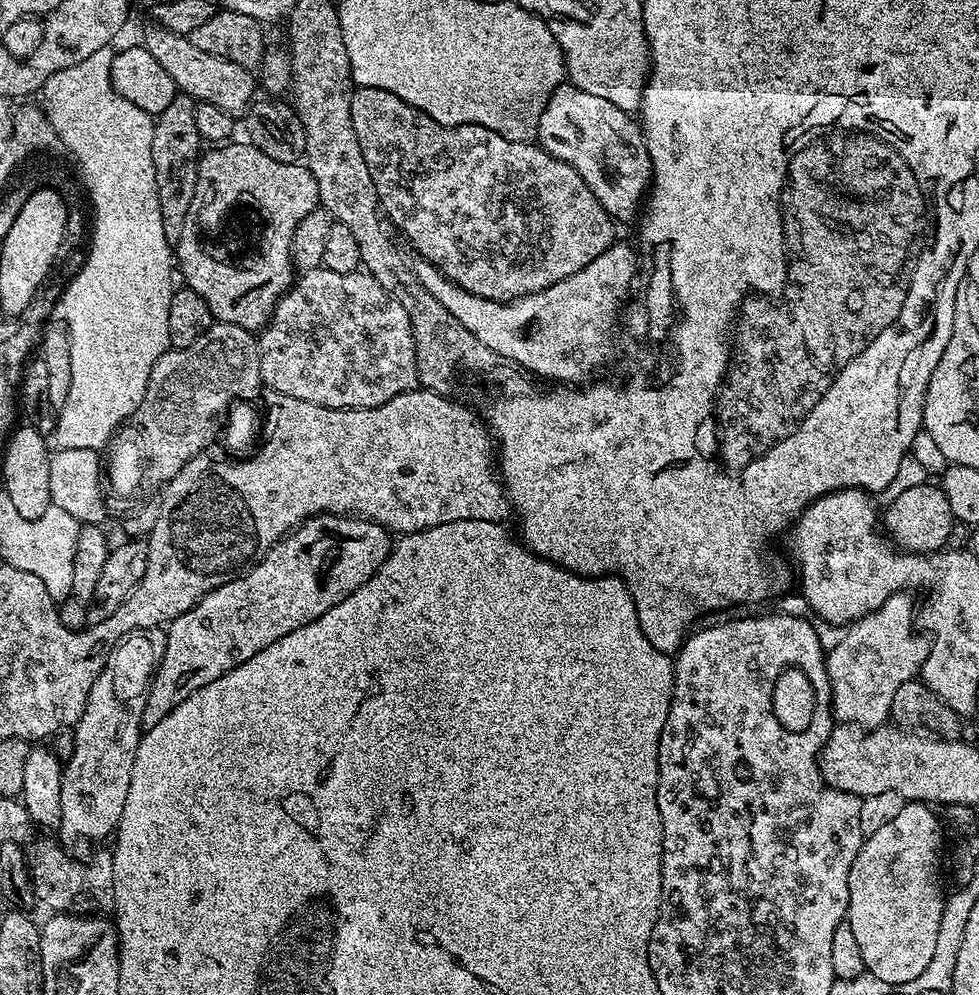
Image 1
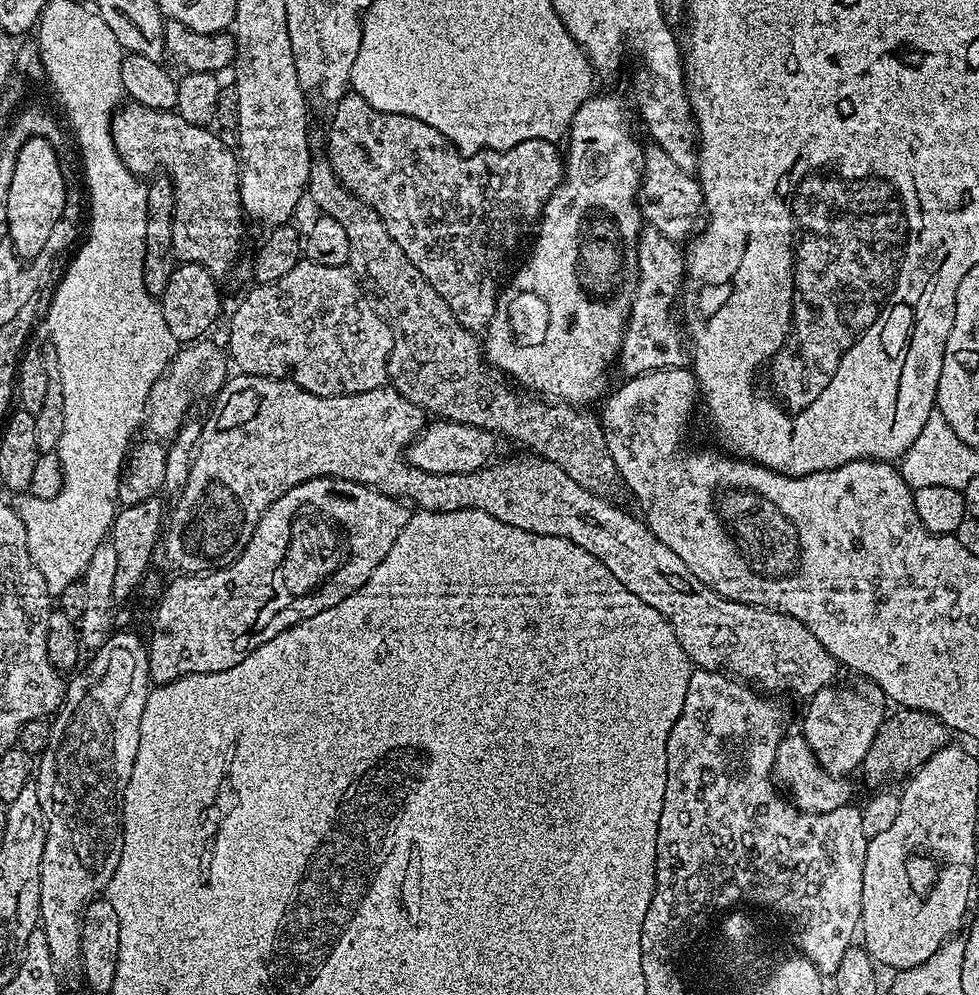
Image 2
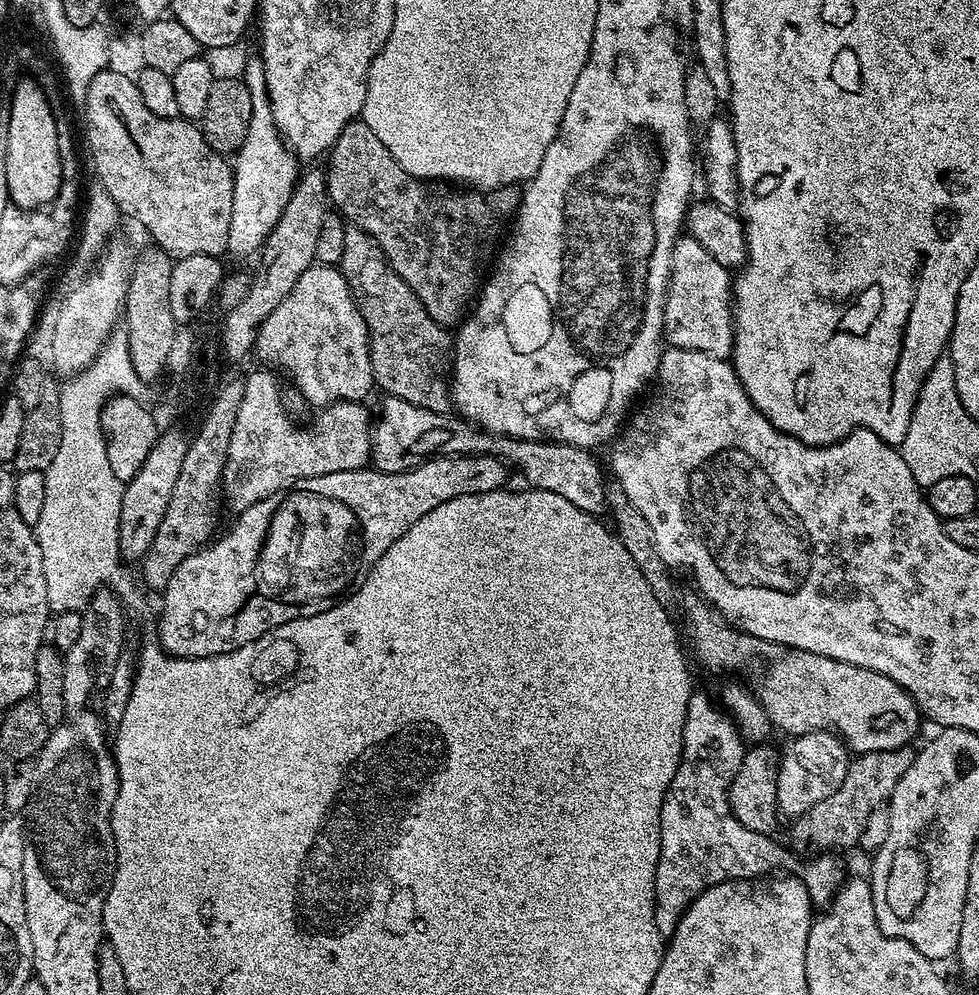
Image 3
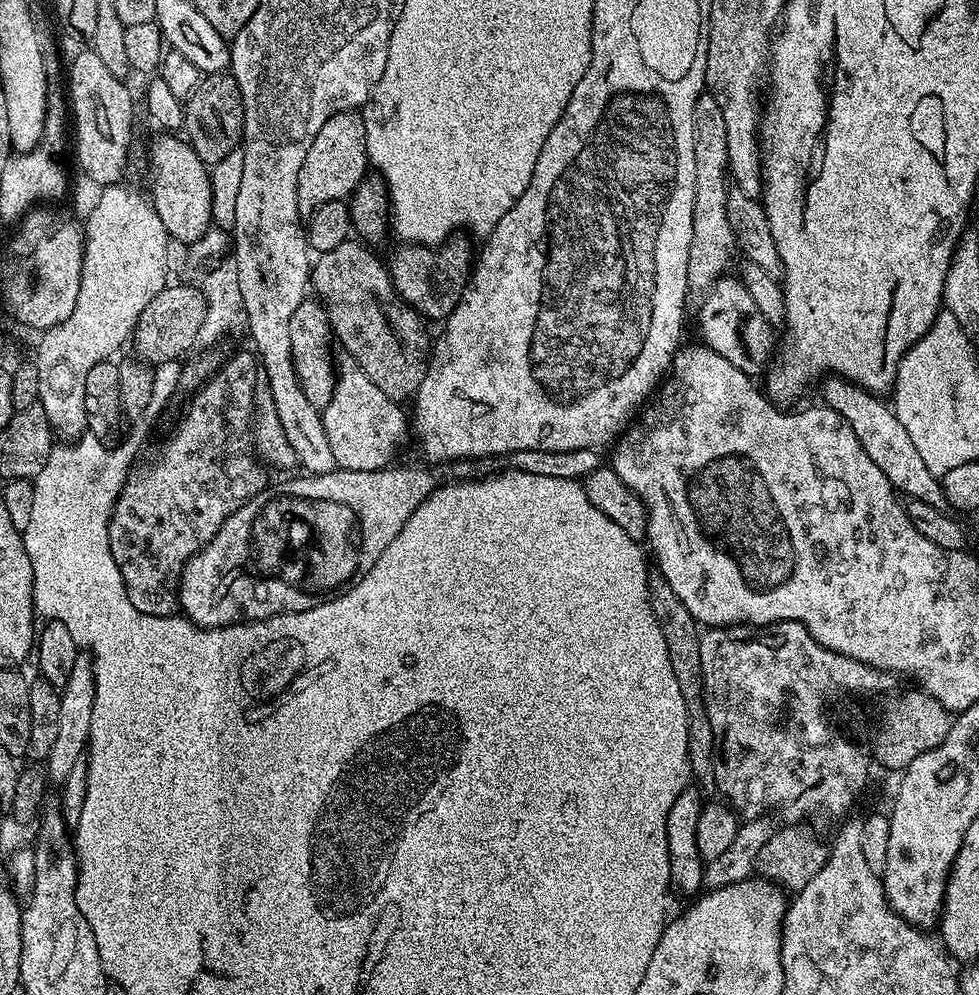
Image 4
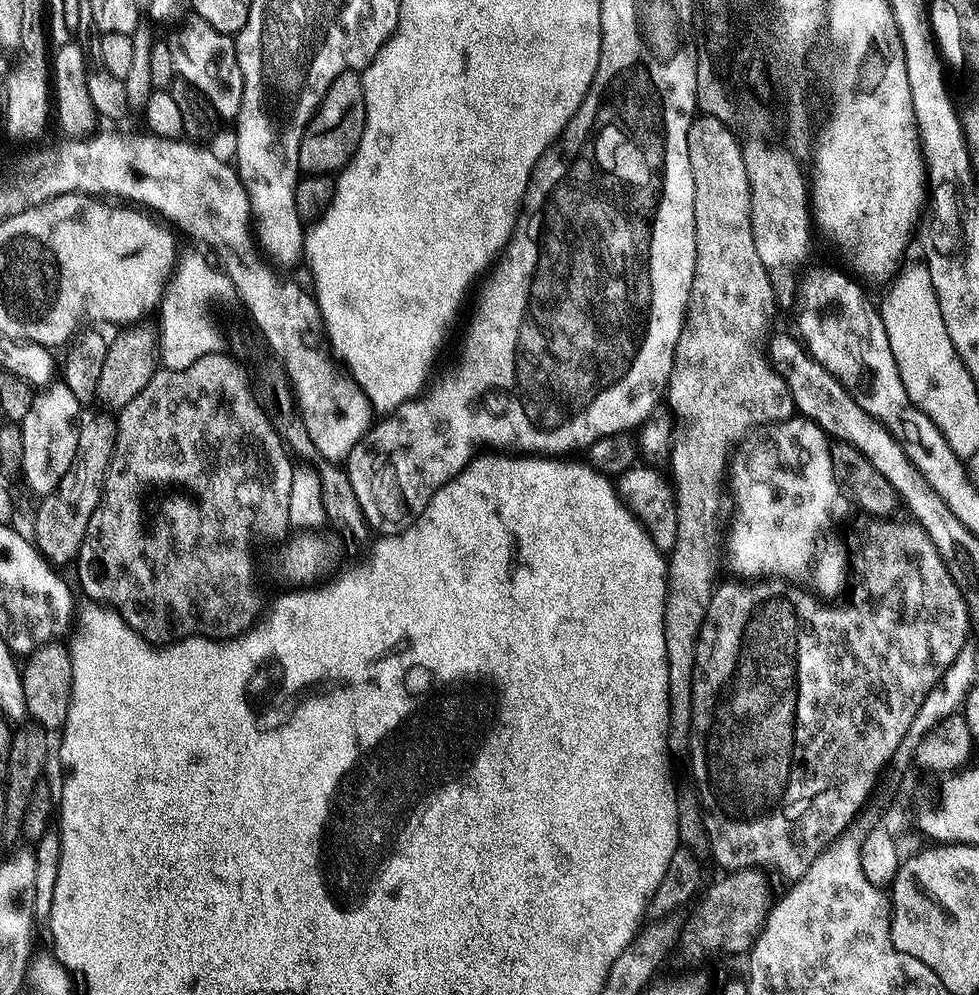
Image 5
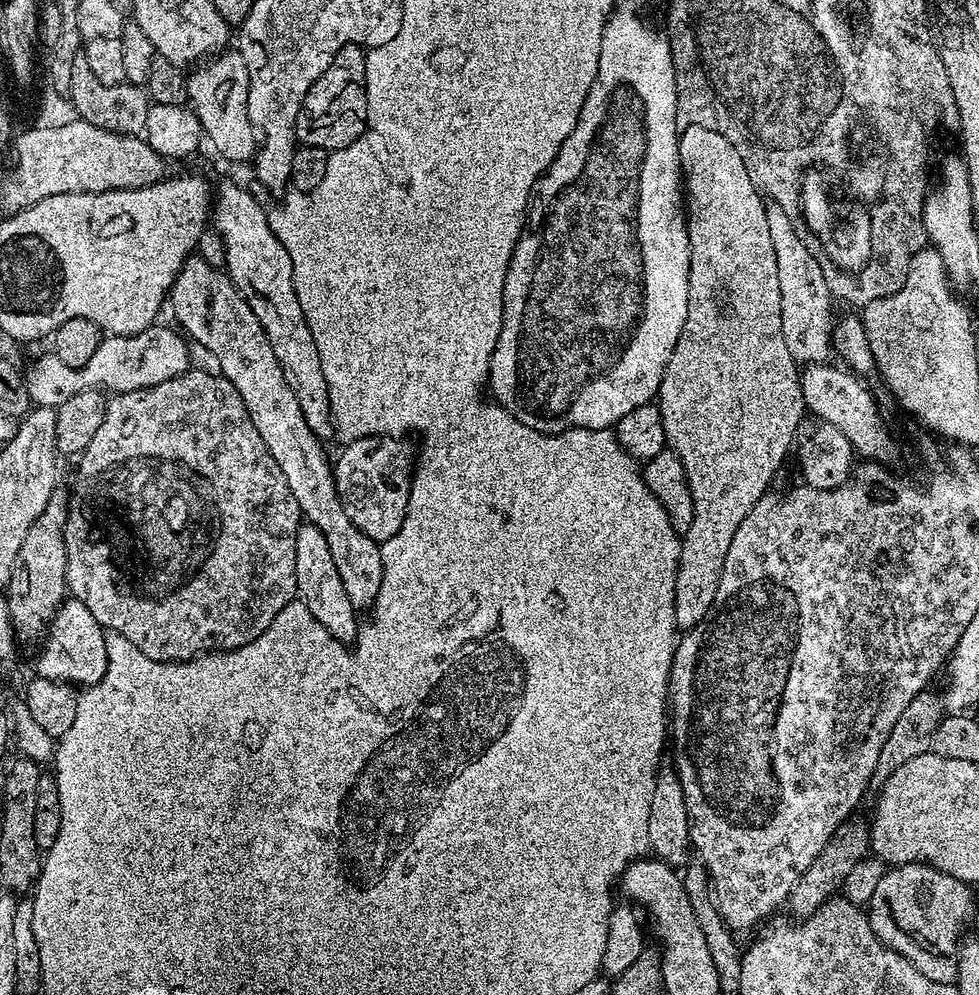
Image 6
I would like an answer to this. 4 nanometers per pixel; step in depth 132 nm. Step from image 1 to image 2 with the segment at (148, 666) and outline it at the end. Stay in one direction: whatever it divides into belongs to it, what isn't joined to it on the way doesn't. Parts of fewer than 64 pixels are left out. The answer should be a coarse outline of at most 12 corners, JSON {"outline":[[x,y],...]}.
{"outline":[[113,631],[71,677],[34,772],[40,924],[80,972],[80,918],[122,858],[150,691]]}

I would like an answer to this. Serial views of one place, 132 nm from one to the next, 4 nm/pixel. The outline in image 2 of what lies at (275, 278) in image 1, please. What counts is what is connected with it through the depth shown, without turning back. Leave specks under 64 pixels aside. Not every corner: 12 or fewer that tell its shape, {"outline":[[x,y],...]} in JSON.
{"outline":[[175,110],[112,117],[132,175],[172,179],[173,256],[223,278],[246,216],[237,153]]}

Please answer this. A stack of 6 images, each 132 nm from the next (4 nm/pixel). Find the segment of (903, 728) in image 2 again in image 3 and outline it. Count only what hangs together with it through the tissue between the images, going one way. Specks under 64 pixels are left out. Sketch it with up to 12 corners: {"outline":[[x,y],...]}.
{"outline":[[911,747],[859,753],[793,838],[855,849],[910,770]]}

